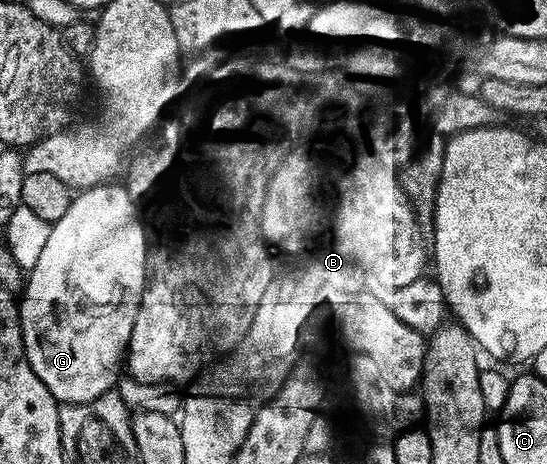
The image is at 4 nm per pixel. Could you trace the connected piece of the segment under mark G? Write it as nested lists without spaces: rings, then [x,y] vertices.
[[[103,184],[101,186],[87,186],[85,190],[75,193],[68,204],[68,212],[60,216],[60,220],[52,223],[48,232],[48,240],[44,240],[44,252],[40,252],[40,260],[36,260],[34,267],[28,271],[24,282],[24,293],[20,298],[18,318],[22,321],[22,343],[28,364],[32,372],[52,392],[52,396],[60,404],[83,405],[94,401],[109,390],[115,389],[124,366],[126,348],[130,344],[132,328],[136,324],[136,312],[142,303],[142,293],[146,290],[146,228],[144,219],[138,209],[138,204],[132,200],[122,184]]]

